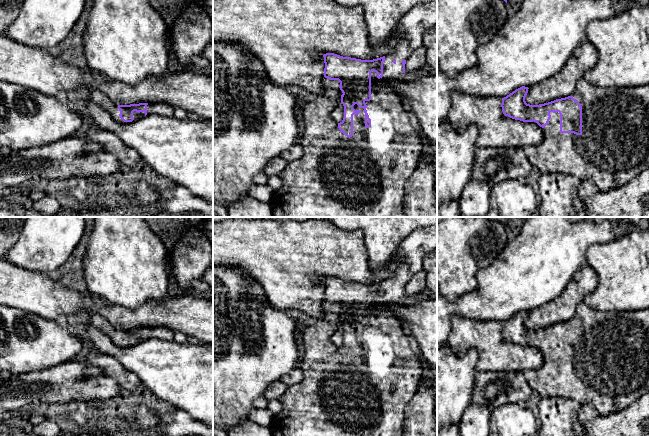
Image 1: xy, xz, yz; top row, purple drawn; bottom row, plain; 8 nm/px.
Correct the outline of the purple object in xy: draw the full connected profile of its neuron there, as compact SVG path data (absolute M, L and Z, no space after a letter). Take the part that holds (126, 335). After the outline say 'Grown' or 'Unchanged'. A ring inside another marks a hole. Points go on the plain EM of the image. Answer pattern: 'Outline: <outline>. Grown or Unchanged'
Outline: M96 312L90 313L90 324L106 334L115 344L132 346L146 339L157 338L165 341L174 340L174 332L166 327L139 327L130 329L117 329L113 327L104 315Z. Grown

